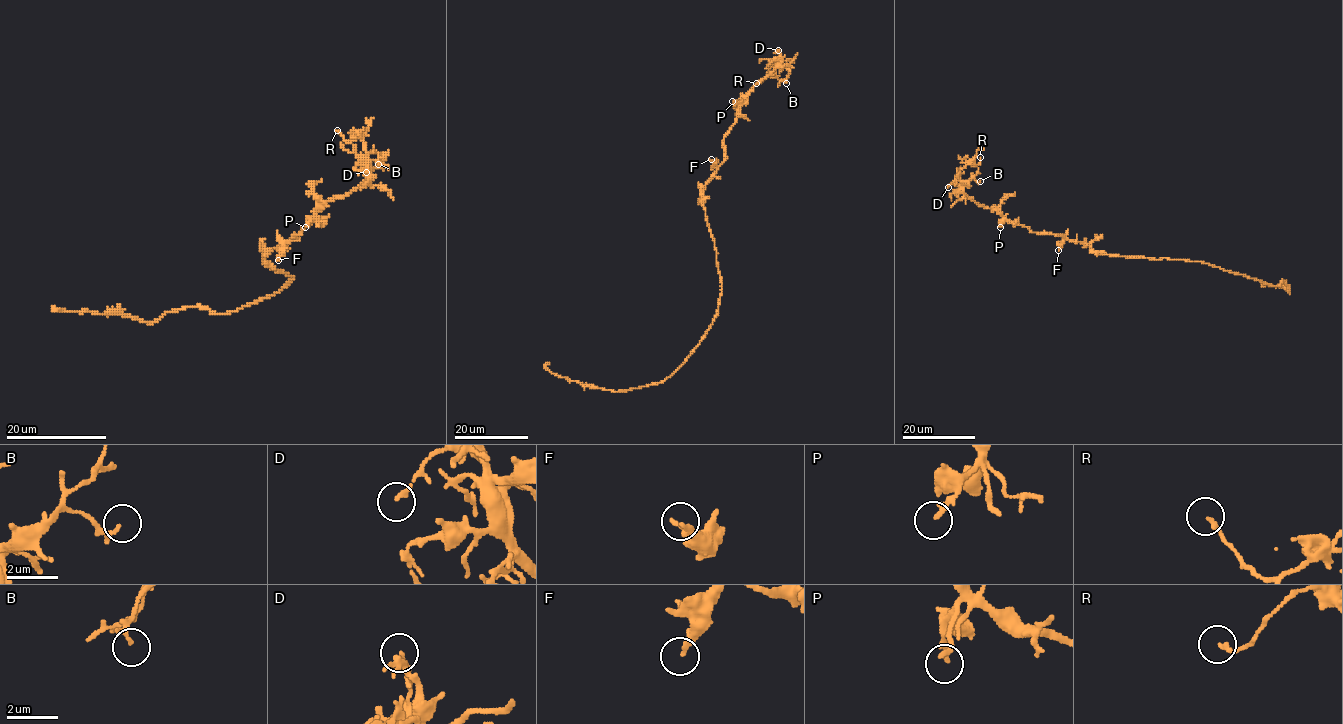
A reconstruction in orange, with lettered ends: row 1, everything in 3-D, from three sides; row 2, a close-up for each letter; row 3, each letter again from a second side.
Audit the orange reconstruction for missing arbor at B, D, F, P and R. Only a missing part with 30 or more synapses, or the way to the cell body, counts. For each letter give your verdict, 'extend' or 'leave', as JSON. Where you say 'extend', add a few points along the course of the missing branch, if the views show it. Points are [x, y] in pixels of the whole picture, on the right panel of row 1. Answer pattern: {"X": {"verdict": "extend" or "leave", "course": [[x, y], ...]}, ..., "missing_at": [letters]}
{"B": {"verdict": "leave"}, "D": {"verdict": "leave"}, "F": {"verdict": "leave"}, "P": {"verdict": "leave"}, "R": {"verdict": "leave"}, "missing_at": []}

